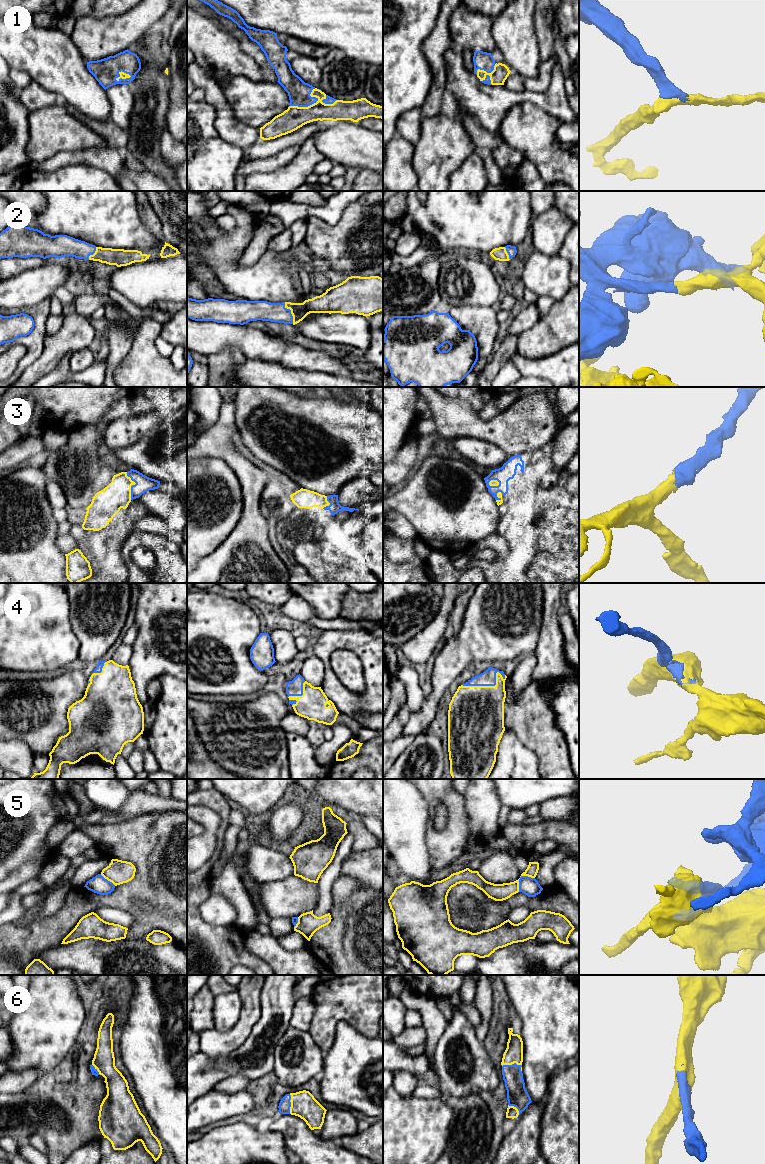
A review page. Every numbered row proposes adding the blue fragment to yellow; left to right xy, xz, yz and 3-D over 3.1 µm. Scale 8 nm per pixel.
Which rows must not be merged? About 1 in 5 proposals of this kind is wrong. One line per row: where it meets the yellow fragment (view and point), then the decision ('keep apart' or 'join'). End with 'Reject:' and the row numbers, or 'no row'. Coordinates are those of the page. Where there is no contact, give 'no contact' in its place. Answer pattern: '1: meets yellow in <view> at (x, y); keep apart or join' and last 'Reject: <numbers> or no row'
1: meets yellow in yz at (491, 72); join
2: meets yellow in xz at (291, 312); join
3: meets yellow in xy at (132, 484); join
4: meets yellow in yz at (488, 686); join
5: meets yellow in yz at (520, 876); keep apart
6: meets yellow in yz at (514, 1062); join
Reject: 5

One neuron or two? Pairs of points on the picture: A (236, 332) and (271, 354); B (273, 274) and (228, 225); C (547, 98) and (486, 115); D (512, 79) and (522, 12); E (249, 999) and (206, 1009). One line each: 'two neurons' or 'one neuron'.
A: one neuron
B: two neurons
C: one neuron
D: two neurons
E: two neurons

